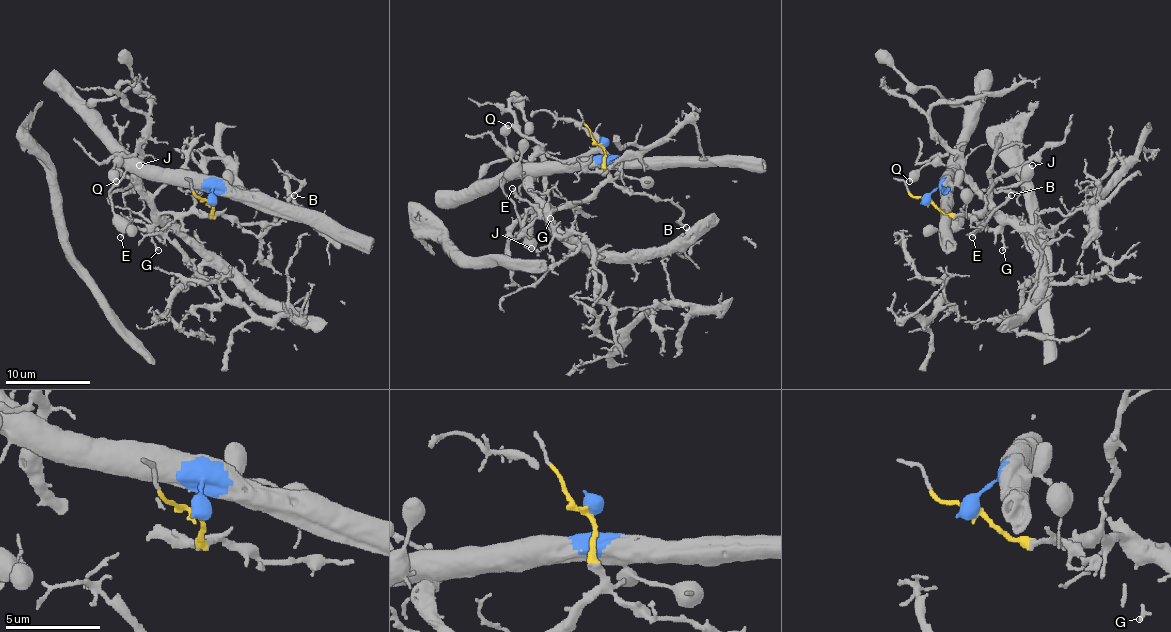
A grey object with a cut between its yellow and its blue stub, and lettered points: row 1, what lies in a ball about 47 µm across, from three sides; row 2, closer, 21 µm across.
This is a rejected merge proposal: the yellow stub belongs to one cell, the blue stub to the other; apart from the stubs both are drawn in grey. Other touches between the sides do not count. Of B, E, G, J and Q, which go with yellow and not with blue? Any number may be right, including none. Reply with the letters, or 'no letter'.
B, E, G

